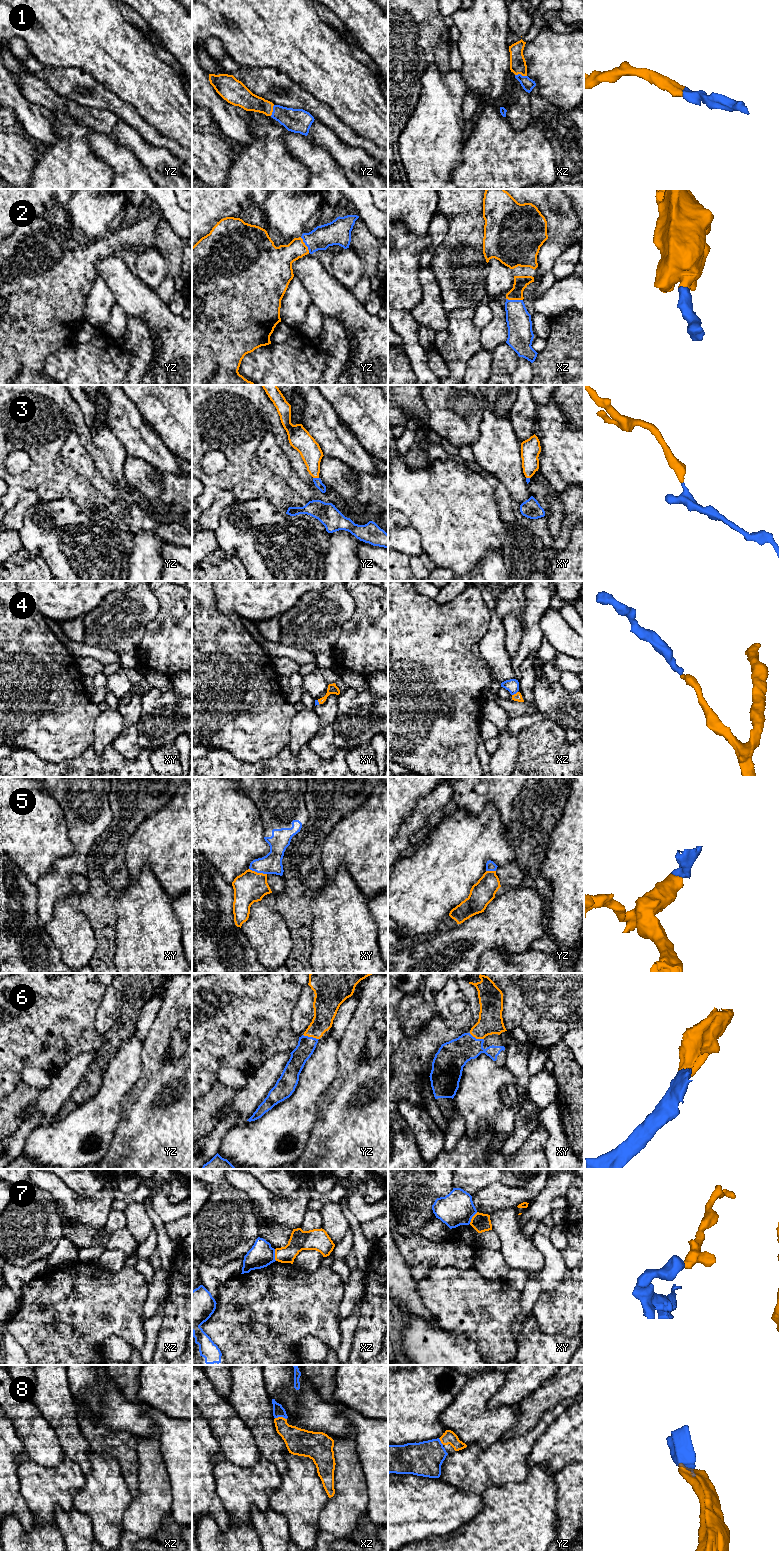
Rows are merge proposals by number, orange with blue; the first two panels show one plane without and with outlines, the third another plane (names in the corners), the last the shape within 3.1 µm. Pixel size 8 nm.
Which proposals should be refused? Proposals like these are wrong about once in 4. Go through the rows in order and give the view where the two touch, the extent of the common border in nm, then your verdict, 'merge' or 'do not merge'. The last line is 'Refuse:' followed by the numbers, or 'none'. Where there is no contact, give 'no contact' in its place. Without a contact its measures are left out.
1: meets orange in xz; contact 100 nm long; merge
2: meets orange in xz; contact 140 nm long; merge
3: meets orange in yz; contact 50 nm long; merge
4: meets orange in xz; contact 60 nm long; merge
5: meets orange in xy; contact 150 nm long; merge
6: meets orange in yz; contact 130 nm long; merge
7: meets orange in xz; contact 100 nm long; do not merge
8: meets orange in xz; contact 100 nm long; merge
Refuse: 7

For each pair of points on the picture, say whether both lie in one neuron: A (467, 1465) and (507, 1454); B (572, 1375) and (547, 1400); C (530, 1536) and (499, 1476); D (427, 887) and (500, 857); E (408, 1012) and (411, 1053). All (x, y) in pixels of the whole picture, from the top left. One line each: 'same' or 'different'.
A: same
B: same
C: different
D: same
E: different

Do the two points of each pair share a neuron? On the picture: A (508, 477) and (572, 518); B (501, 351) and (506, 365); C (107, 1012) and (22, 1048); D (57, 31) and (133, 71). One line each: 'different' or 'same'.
A: different
B: same
C: different
D: same

